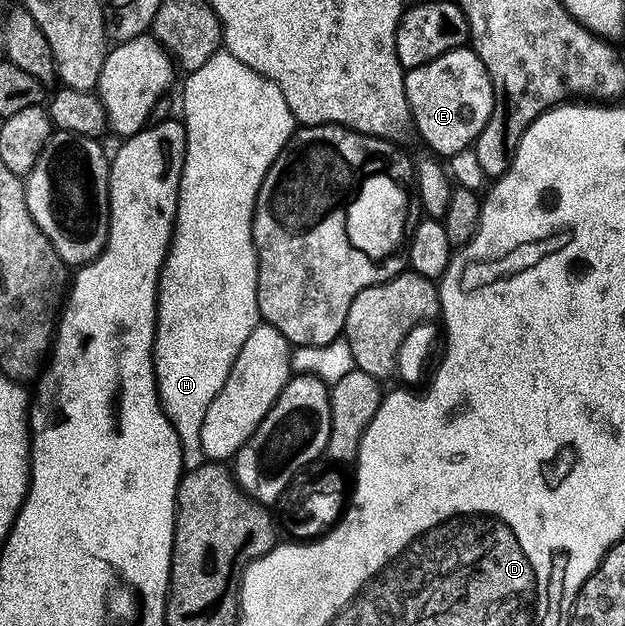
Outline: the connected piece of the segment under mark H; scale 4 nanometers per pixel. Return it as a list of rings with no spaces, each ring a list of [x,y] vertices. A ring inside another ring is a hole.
[[[227,49],[217,51],[206,65],[191,72],[184,83],[184,123],[182,130],[186,133],[186,153],[184,168],[180,174],[180,199],[176,203],[176,227],[172,230],[172,241],[168,244],[168,259],[160,271],[160,292],[156,298],[156,336],[152,346],[152,364],[156,374],[156,388],[160,394],[160,403],[164,406],[166,417],[174,425],[174,433],[178,433],[178,441],[182,445],[182,461],[184,471],[193,471],[206,462],[202,449],[202,421],[206,418],[206,409],[214,397],[218,397],[218,389],[226,385],[226,377],[230,377],[230,369],[242,353],[242,345],[246,345],[246,337],[261,322],[258,309],[258,265],[256,264],[256,246],[252,240],[252,228],[249,226],[256,204],[256,194],[270,169],[270,165],[278,157],[278,153],[287,143],[294,130],[294,120],[286,105],[286,97],[278,89],[278,85],[262,77],[254,69],[242,65],[238,57],[234,57]]]

